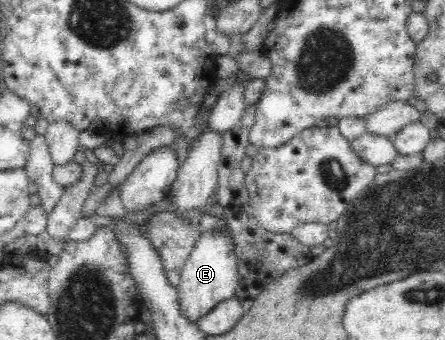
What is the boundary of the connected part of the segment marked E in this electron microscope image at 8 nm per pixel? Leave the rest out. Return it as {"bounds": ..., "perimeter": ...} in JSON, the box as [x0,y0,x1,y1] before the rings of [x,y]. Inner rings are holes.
{"bounds":[177,226,239,322],"perimeter":[[[217,226],[202,233],[194,248],[184,261],[180,282],[177,285],[179,304],[187,318],[196,322],[201,315],[211,310],[217,302],[235,293],[239,281],[238,259],[235,242],[230,230]]]}

